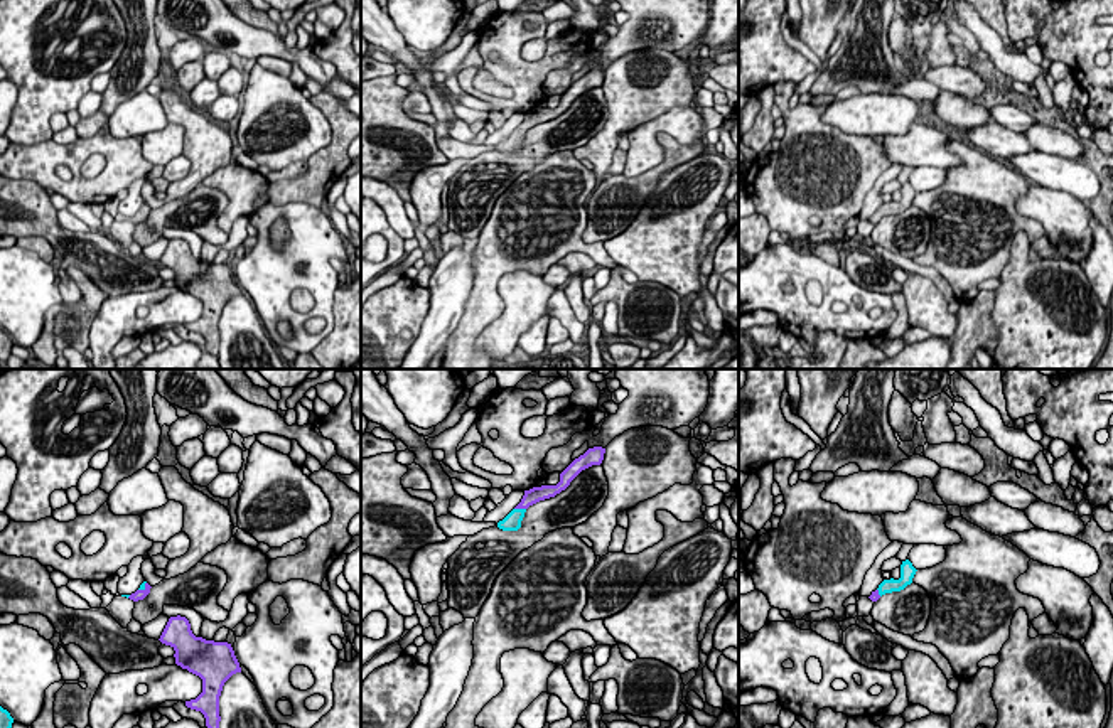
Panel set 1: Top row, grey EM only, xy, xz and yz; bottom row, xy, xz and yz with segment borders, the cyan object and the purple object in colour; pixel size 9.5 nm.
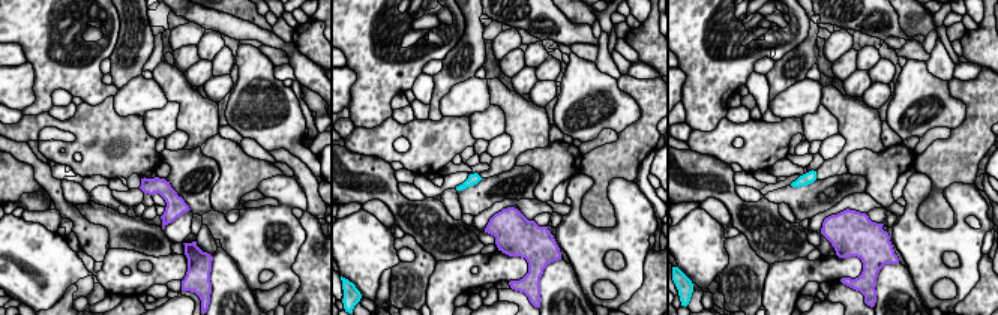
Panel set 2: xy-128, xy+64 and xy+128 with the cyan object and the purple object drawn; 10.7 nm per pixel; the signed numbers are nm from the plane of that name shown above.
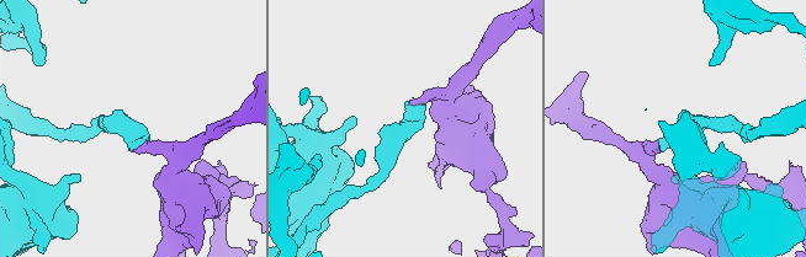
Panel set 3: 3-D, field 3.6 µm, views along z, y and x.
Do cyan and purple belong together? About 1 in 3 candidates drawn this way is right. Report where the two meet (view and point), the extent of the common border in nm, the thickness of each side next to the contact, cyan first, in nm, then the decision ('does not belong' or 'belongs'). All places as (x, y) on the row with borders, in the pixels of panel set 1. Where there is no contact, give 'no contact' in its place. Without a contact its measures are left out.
xz (520, 509) | 110 nm | 160/140 nm | belongs

